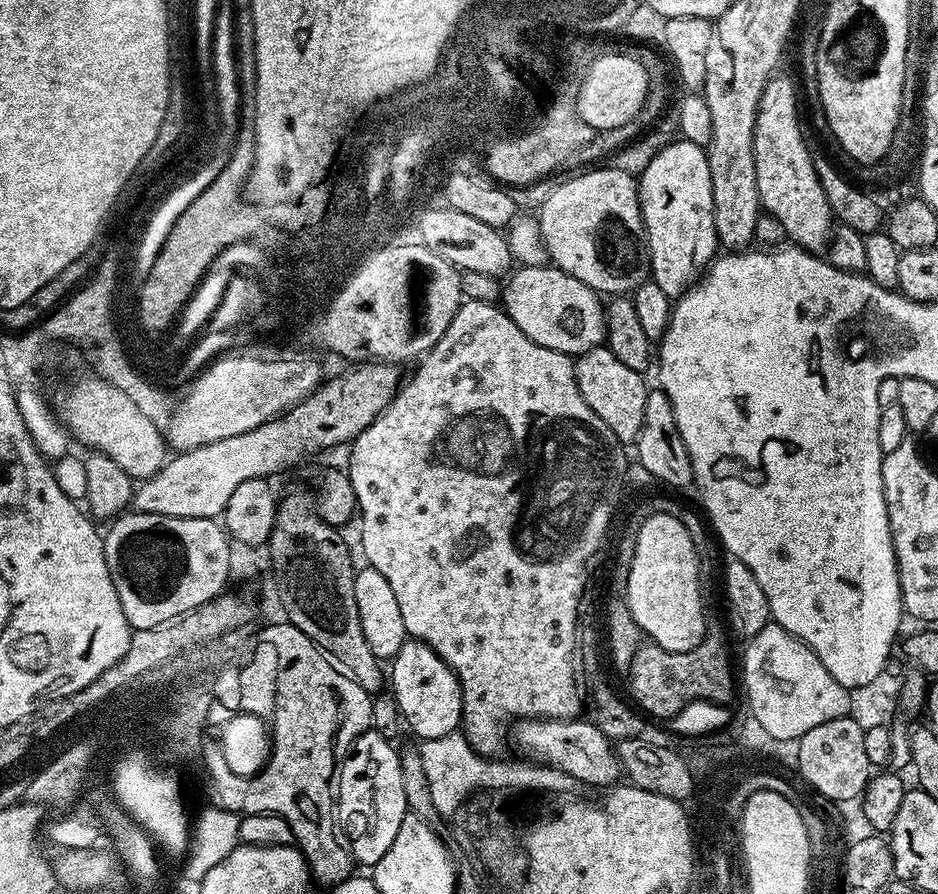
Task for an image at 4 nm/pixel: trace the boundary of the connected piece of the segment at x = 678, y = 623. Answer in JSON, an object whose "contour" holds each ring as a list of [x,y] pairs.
{"contour":[[[653,511],[638,530],[634,562],[630,565],[626,589],[630,615],[651,643],[673,654],[689,652],[706,635],[700,595],[699,558],[686,526],[676,515]]]}

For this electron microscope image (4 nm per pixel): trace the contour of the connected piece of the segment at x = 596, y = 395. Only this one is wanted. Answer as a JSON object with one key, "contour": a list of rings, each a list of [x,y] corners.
{"contour":[[[601,346],[582,354],[576,361],[576,381],[582,398],[586,398],[586,406],[614,430],[614,434],[625,446],[635,445],[638,434],[642,430],[642,418],[646,414],[646,398],[650,391],[644,385],[645,377],[641,373],[630,370],[623,362],[618,362],[607,346]]]}

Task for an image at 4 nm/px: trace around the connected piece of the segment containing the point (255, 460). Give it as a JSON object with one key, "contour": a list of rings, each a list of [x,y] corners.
{"contour":[[[360,362],[350,368],[349,372],[344,372],[333,380],[325,379],[316,391],[311,392],[305,400],[299,400],[284,415],[267,420],[254,430],[246,430],[246,434],[234,434],[234,438],[222,438],[222,442],[203,444],[189,452],[176,452],[173,460],[171,457],[158,474],[135,485],[131,511],[166,514],[170,518],[220,518],[226,510],[226,502],[230,502],[234,490],[238,490],[242,482],[250,482],[250,478],[272,478],[275,472],[292,468],[299,460],[304,460],[323,448],[336,448],[339,444],[347,445],[355,440],[358,434],[362,434],[362,430],[366,430],[366,426],[373,424],[387,410],[388,403],[402,383],[402,375],[400,376],[401,369],[395,363]]]}

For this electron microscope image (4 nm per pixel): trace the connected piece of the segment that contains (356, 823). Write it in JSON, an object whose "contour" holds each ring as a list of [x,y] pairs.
{"contour":[[[369,730],[357,738],[347,756],[343,757],[338,768],[338,783],[335,785],[334,815],[338,821],[339,831],[346,841],[346,847],[357,865],[374,866],[390,850],[394,838],[398,835],[398,826],[402,826],[402,818],[409,815],[406,793],[402,787],[402,766],[400,752],[393,741],[382,734]]]}

